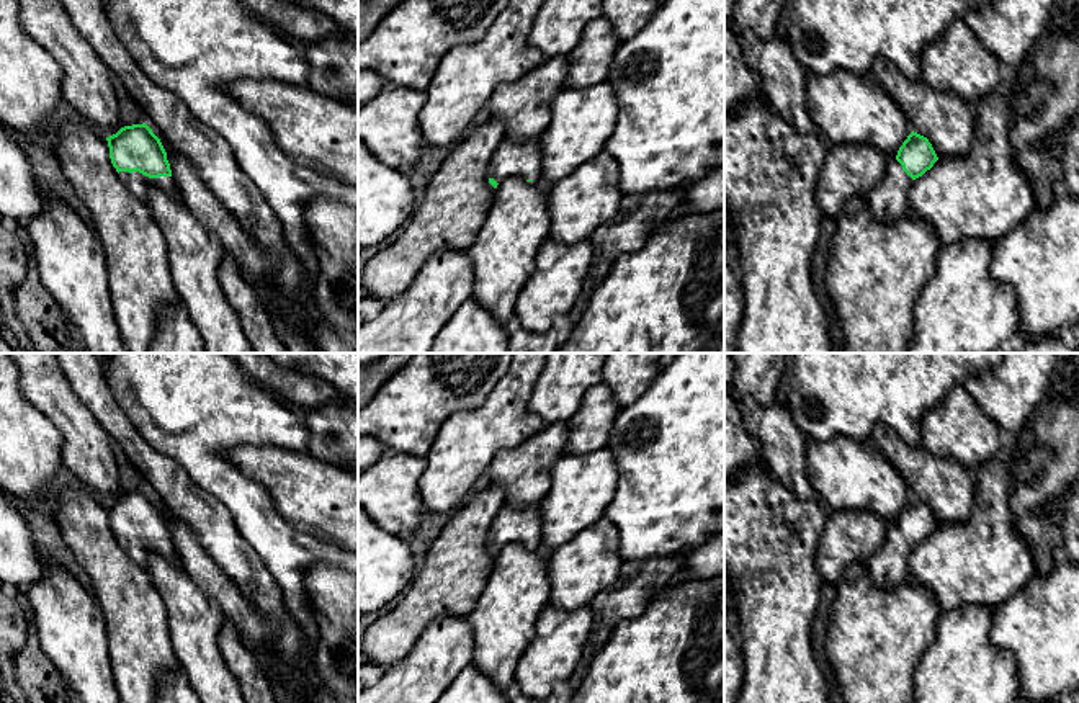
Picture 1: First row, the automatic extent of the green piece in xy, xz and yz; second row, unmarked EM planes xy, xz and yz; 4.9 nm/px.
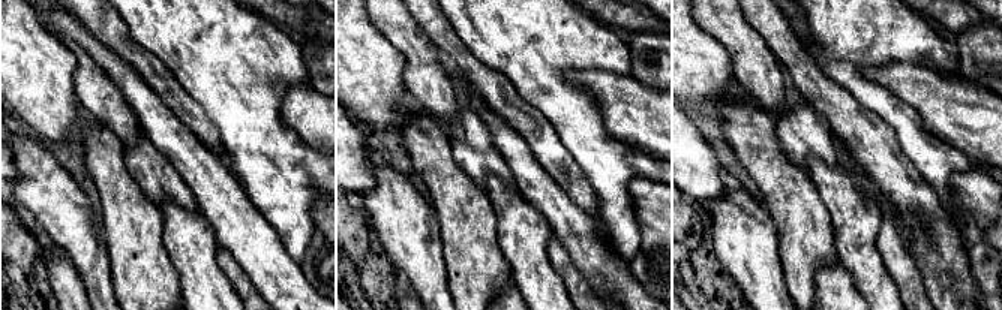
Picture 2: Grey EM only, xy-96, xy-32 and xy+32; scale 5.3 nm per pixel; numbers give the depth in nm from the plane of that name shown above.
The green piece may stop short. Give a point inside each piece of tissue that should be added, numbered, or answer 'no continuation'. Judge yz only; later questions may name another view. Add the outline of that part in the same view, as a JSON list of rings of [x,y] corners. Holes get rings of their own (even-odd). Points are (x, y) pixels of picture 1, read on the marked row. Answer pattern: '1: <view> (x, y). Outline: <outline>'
1: yz (888, 200). Outline: [[[896,159],[886,163],[881,181],[866,195],[871,216],[880,222],[893,222],[907,213],[909,191],[914,180]]]

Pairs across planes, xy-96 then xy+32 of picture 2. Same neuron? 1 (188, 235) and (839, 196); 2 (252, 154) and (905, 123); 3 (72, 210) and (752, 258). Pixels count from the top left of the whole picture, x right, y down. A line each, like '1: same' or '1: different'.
1: same
2: same
3: same

